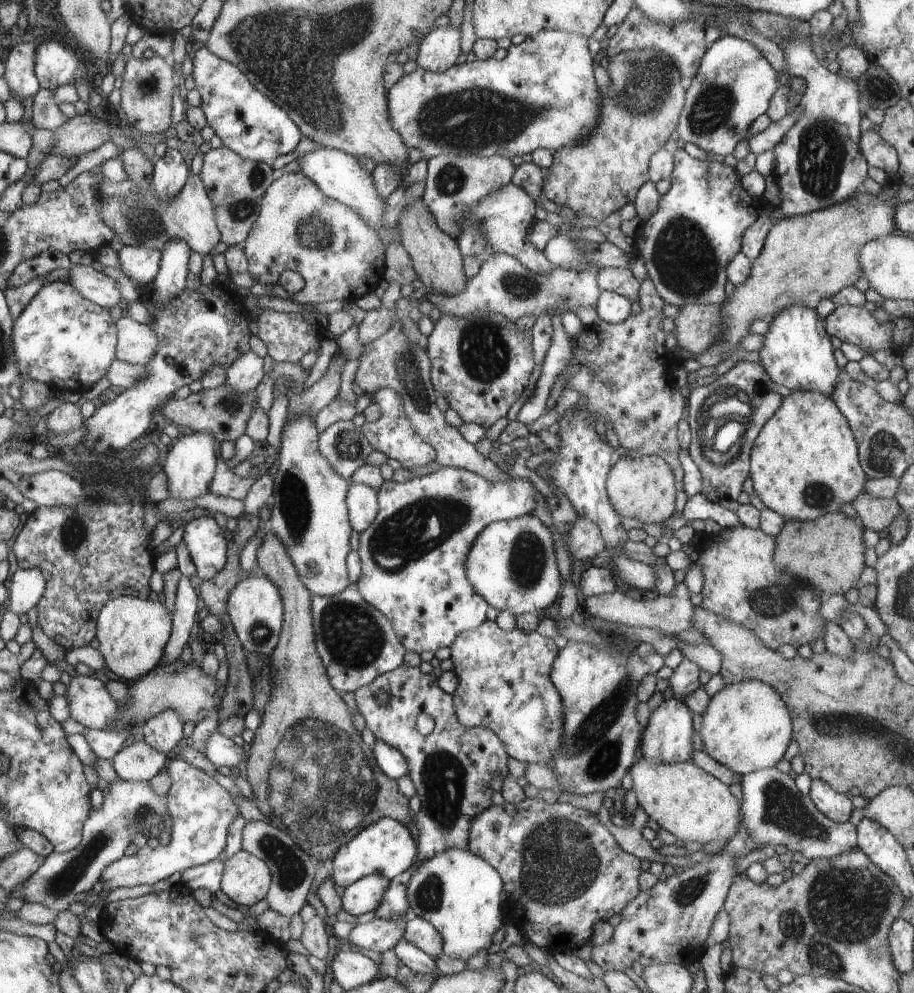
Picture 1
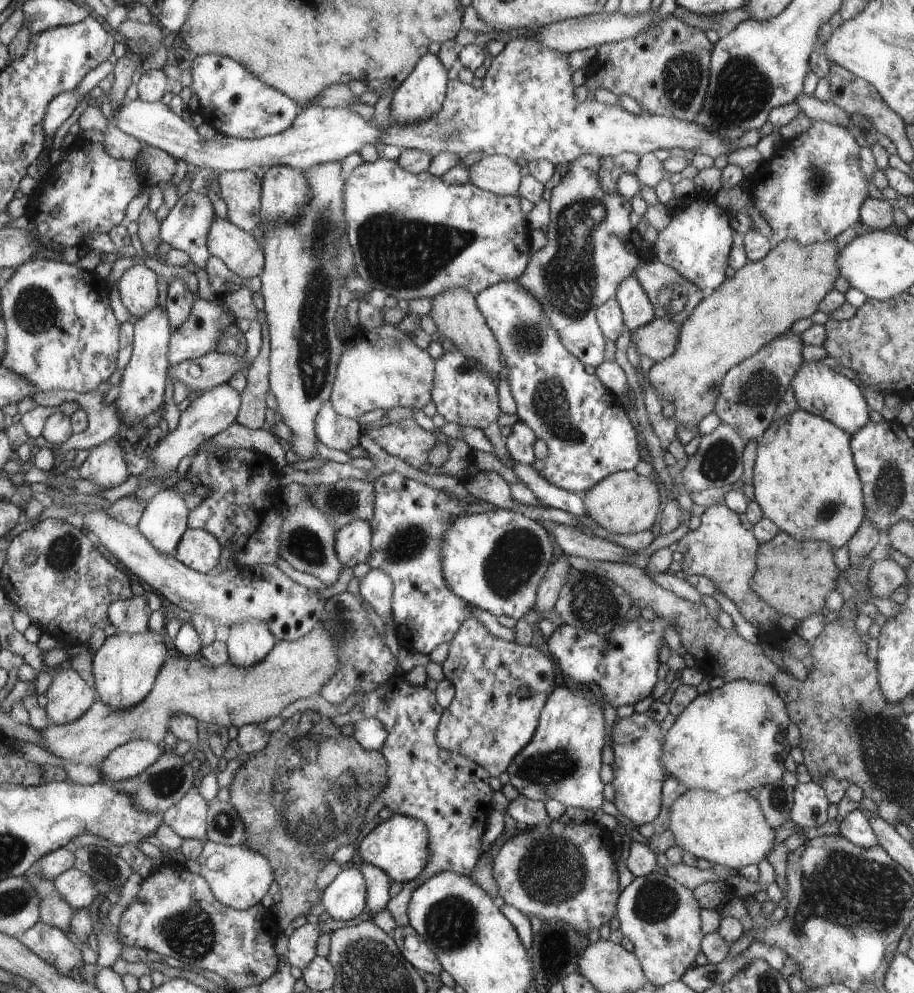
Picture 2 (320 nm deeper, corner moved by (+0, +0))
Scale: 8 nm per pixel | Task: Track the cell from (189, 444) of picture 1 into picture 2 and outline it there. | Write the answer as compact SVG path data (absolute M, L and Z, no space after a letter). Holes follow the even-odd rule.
M164 488L147 504L136 527L144 538L154 545L158 553L174 556L176 544L180 542L180 538L184 538L182 534L187 531L186 518L189 518L188 508L181 493L174 488Z

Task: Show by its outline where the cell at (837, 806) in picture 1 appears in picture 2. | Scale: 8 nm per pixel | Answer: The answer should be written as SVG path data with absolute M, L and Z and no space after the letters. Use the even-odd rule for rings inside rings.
M817 782L798 783L793 788L791 823L803 829L822 826L828 821L826 810L829 804L825 789Z

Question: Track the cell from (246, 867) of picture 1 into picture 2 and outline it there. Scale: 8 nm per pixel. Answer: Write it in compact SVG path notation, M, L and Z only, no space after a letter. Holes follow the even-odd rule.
M208 840L197 860L201 866L201 875L208 881L214 896L223 905L233 909L244 910L259 903L274 880L268 858L242 844L223 845Z

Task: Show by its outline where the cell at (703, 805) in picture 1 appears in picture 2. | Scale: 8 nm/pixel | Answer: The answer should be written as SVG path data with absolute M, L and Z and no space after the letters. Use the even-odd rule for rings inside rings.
M702 789L685 790L671 804L668 820L675 844L682 851L736 872L750 864L759 865L774 846L774 827L769 823L760 801L748 791L722 795Z

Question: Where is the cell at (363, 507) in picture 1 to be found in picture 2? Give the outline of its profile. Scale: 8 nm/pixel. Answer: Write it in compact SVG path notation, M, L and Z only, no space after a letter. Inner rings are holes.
M354 519L336 534L337 556L344 566L351 567L368 562L372 552L371 526L368 521Z

